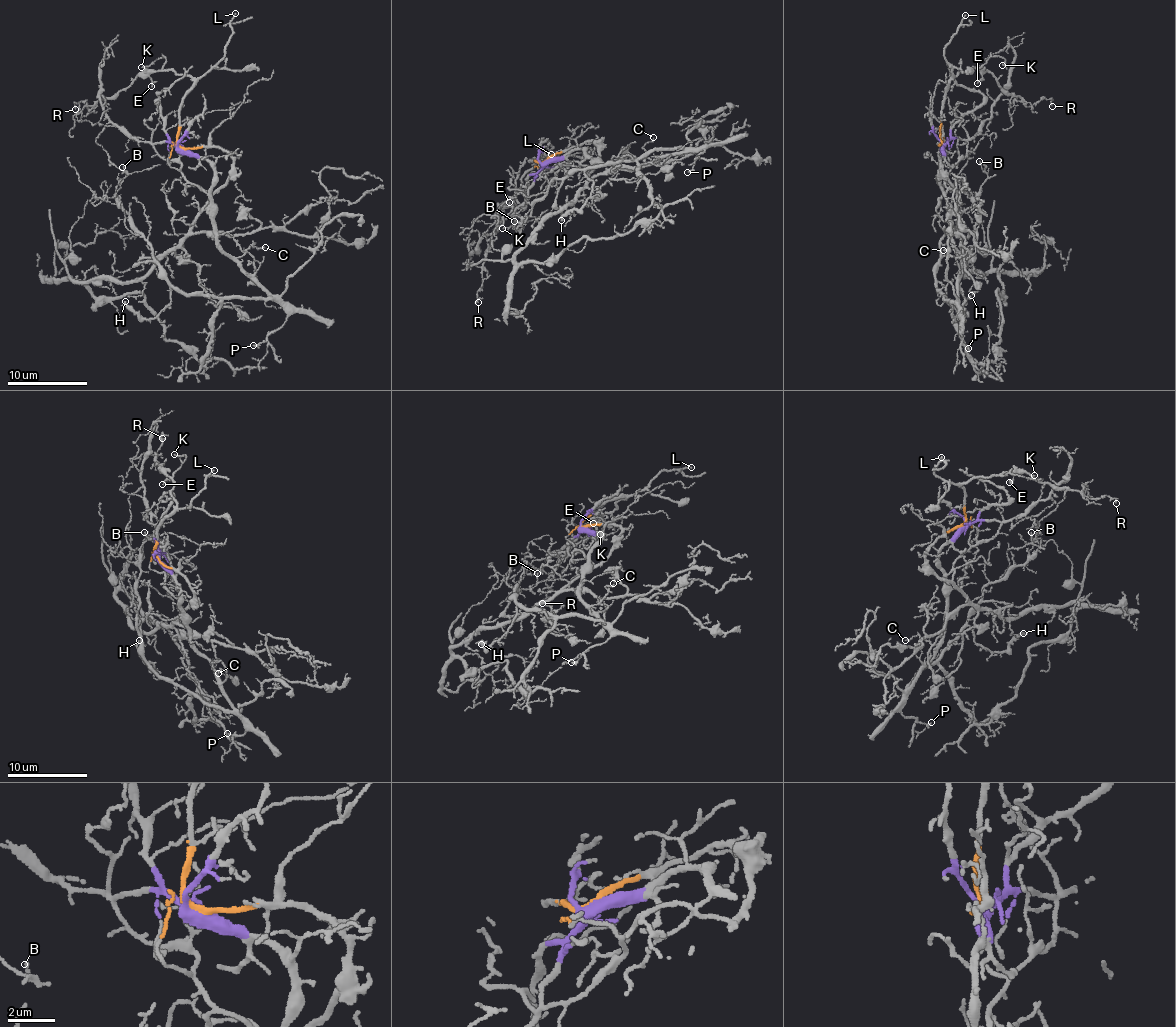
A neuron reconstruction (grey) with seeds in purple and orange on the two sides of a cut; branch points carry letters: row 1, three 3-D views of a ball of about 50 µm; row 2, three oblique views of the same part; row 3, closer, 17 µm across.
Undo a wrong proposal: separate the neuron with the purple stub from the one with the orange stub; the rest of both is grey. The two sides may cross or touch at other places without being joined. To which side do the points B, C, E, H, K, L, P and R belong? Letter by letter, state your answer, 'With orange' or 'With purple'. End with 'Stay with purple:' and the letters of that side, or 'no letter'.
B: With purple
C: With purple
E: With orange
H: With purple
K: With orange
L: With orange
P: With purple
R: With orange
Stay with purple: B, C, H, P

